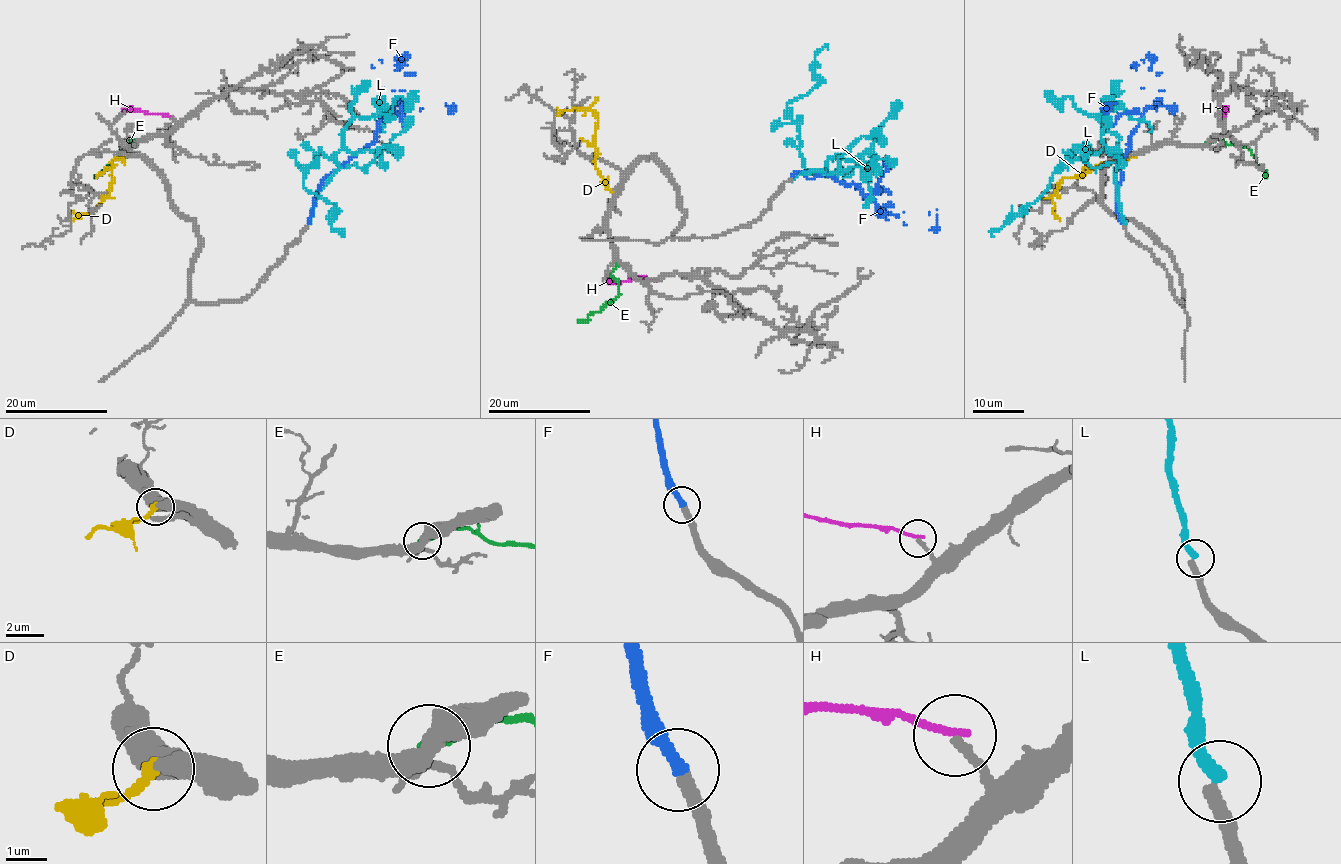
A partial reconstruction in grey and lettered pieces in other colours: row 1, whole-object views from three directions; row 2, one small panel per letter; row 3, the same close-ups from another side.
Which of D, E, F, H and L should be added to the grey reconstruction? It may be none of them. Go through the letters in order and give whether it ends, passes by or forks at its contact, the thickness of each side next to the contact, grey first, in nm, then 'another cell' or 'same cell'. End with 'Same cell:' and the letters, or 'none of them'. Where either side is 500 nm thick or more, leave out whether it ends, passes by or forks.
D: it ends | 440/240 nm | another cell
E: it ends | 400/190 nm | another cell
F: it ends | 340/320 nm | same cell
H: it ends | 200/170 nm | another cell
L: it ends | 340/320 nm | another cell
Same cell: F

